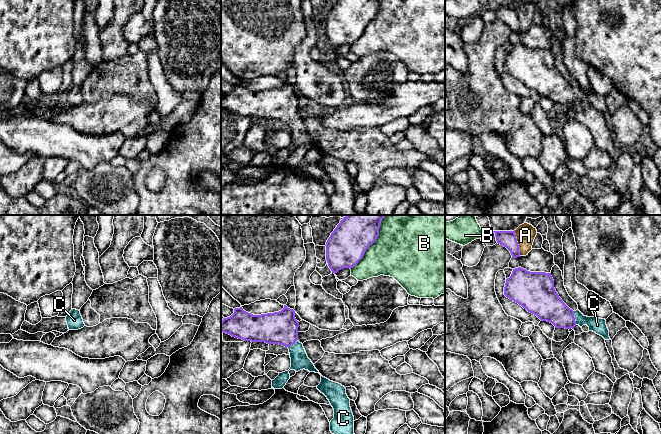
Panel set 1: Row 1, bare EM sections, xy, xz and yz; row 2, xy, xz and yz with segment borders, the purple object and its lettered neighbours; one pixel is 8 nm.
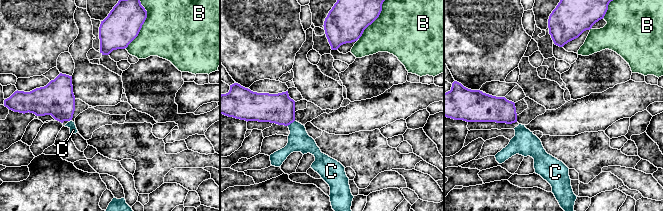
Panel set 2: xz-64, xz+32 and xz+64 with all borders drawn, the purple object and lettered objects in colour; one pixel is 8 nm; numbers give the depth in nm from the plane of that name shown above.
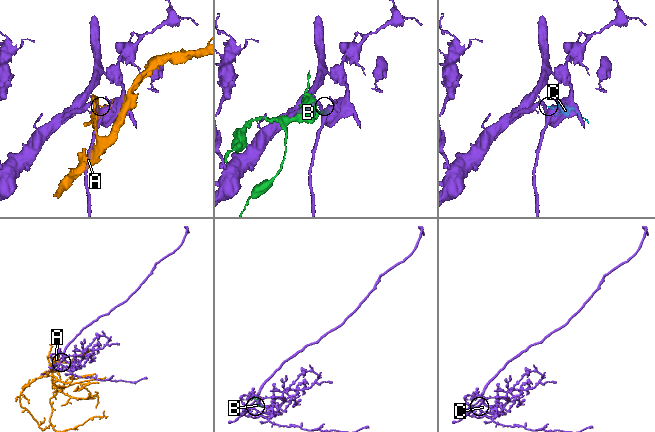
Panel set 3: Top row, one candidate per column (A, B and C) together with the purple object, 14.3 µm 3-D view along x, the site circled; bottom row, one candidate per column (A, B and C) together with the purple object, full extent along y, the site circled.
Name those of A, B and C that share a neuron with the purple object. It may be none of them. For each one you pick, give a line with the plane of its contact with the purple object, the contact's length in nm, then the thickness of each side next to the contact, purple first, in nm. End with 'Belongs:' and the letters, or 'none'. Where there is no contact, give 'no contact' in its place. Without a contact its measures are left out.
C: yz | 110 nm | 240/120 nm
Belongs: C

